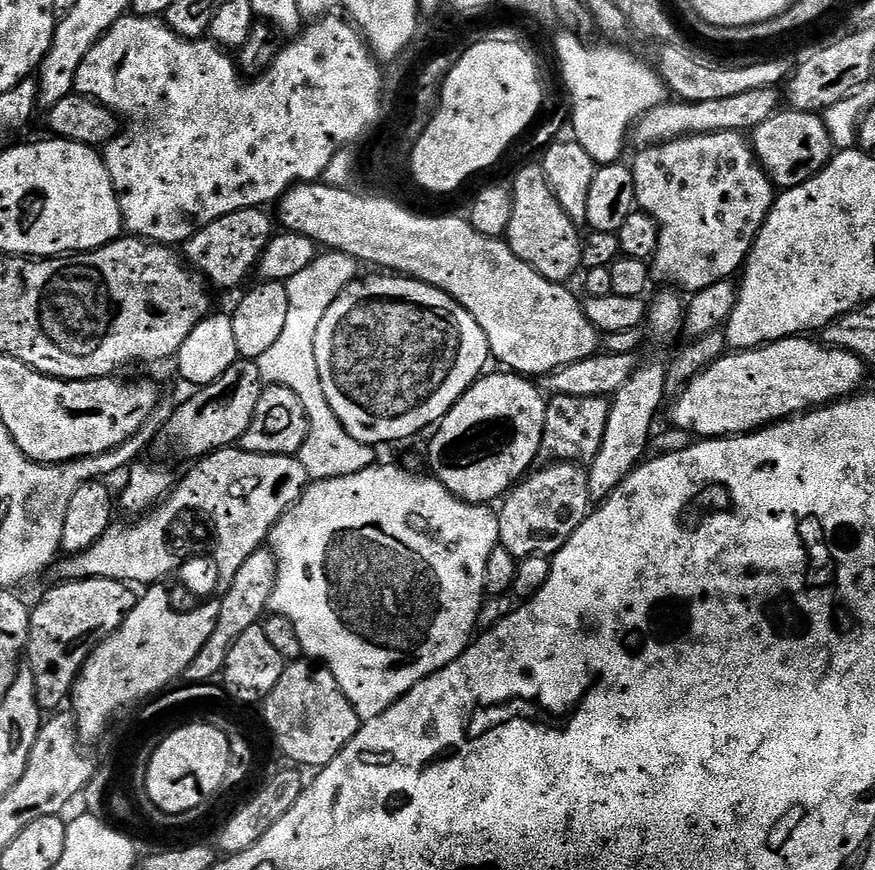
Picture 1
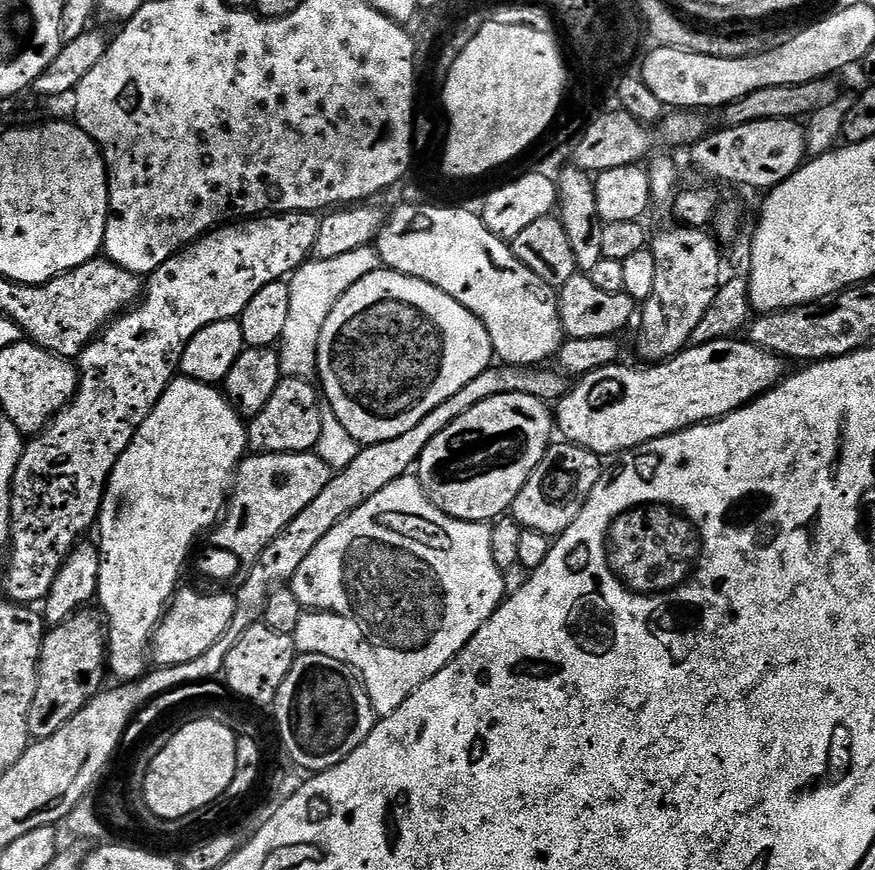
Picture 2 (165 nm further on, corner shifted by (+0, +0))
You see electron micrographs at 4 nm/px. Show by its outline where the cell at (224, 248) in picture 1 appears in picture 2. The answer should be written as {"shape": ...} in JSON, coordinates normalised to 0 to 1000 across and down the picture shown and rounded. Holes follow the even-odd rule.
{"shape":[[[317,244],[314,246],[303,246],[291,251],[279,251],[273,255],[262,255],[255,260],[248,260],[241,267],[233,268],[227,276],[221,276],[213,285],[206,286],[201,293],[195,294],[181,310],[176,310],[174,316],[168,318],[167,325],[162,331],[162,344],[150,356],[143,357],[133,364],[110,390],[102,393],[96,399],[96,403],[89,410],[89,423],[94,431],[89,437],[87,454],[78,463],[77,469],[65,474],[55,489],[47,497],[40,498],[29,509],[27,521],[21,531],[21,540],[16,545],[14,555],[14,620],[11,629],[8,631],[9,649],[5,653],[5,680],[3,684],[13,690],[15,694],[26,694],[29,697],[45,695],[55,685],[57,674],[62,674],[62,664],[66,662],[66,655],[71,651],[79,637],[87,631],[87,626],[97,620],[101,610],[106,610],[107,603],[114,595],[114,583],[119,576],[119,562],[123,560],[123,551],[135,531],[135,526],[149,513],[153,499],[162,490],[162,485],[176,471],[181,457],[192,446],[192,440],[202,431],[206,422],[206,413],[222,384],[231,379],[231,375],[240,375],[240,370],[254,370],[255,368],[269,368],[281,356],[281,351],[286,348],[286,343],[299,333],[299,329],[309,329],[309,324],[314,322],[325,322],[333,318],[335,313],[341,311],[343,307],[352,302],[359,287],[359,277],[363,275],[363,260],[366,259],[366,248],[360,244]]]}

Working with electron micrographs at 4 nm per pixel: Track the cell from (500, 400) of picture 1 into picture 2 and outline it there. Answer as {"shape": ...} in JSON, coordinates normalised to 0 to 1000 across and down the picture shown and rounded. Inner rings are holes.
{"shape":[[[569,453],[533,471],[528,480],[519,480],[519,485],[514,485],[505,499],[494,505],[491,513],[487,513],[480,523],[478,551],[491,577],[496,577],[496,582],[501,582],[501,586],[511,593],[525,598],[562,600],[584,585],[587,572],[592,572],[592,563],[601,559],[601,549],[606,549],[610,536],[619,531],[632,506],[633,478],[623,461],[606,453]]]}

